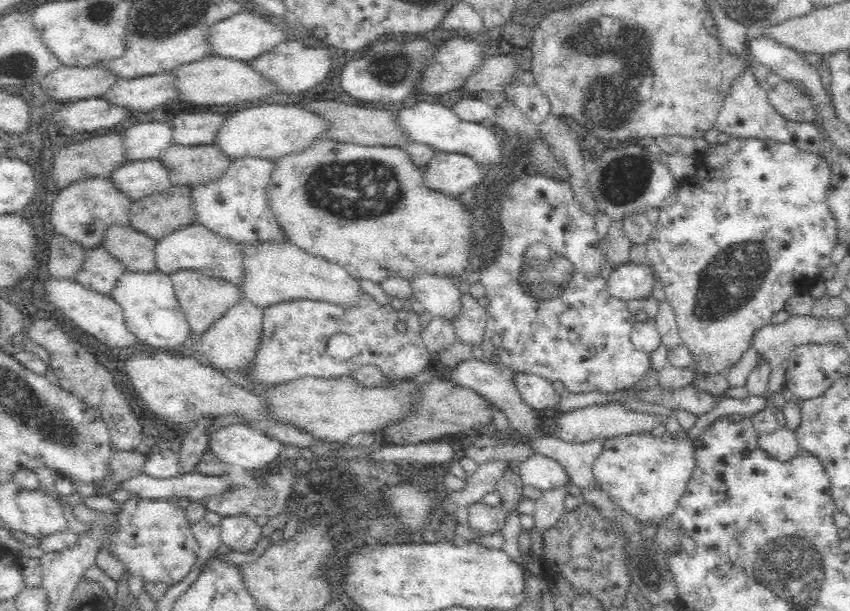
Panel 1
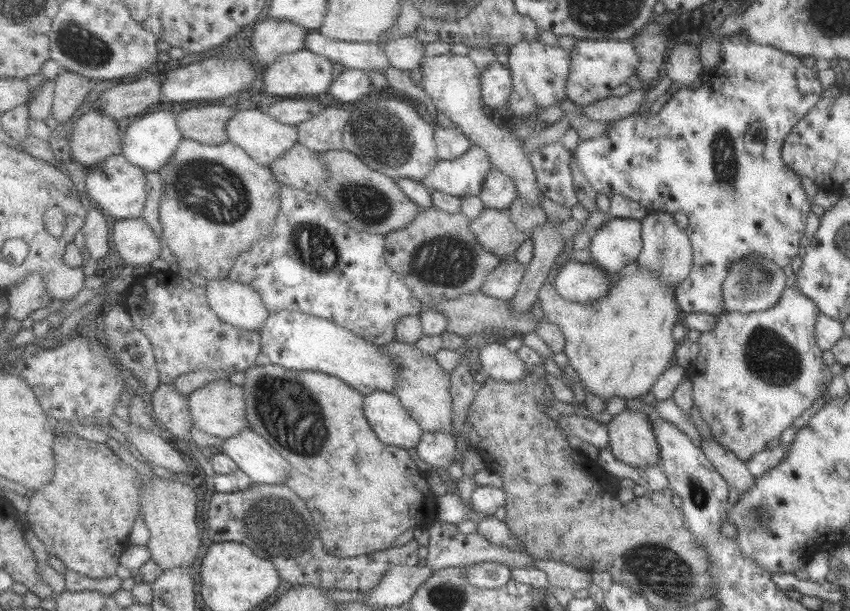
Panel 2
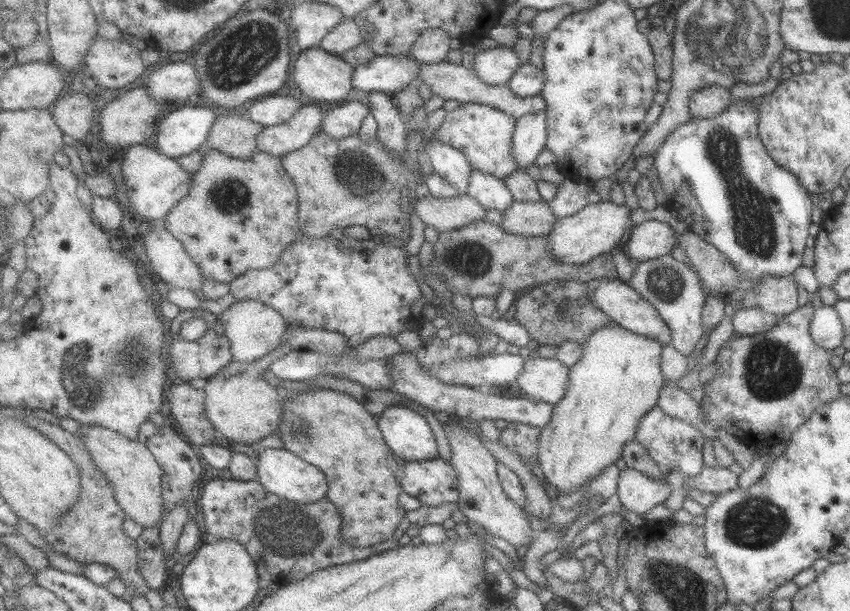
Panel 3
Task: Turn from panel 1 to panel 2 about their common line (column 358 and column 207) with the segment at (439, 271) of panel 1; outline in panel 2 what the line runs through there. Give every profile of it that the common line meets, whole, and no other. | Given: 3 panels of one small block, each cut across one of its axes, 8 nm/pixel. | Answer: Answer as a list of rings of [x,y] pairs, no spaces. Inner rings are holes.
[[[186,139],[173,160],[160,172],[164,182],[168,182],[168,192],[164,193],[161,206],[168,245],[178,256],[178,266],[192,274],[200,274],[208,280],[229,278],[237,260],[273,232],[283,209],[285,186],[272,167],[258,163],[242,146],[232,141],[220,146],[206,146],[202,142]],[[234,178],[238,178],[238,190],[230,190],[230,182],[234,182]]]

